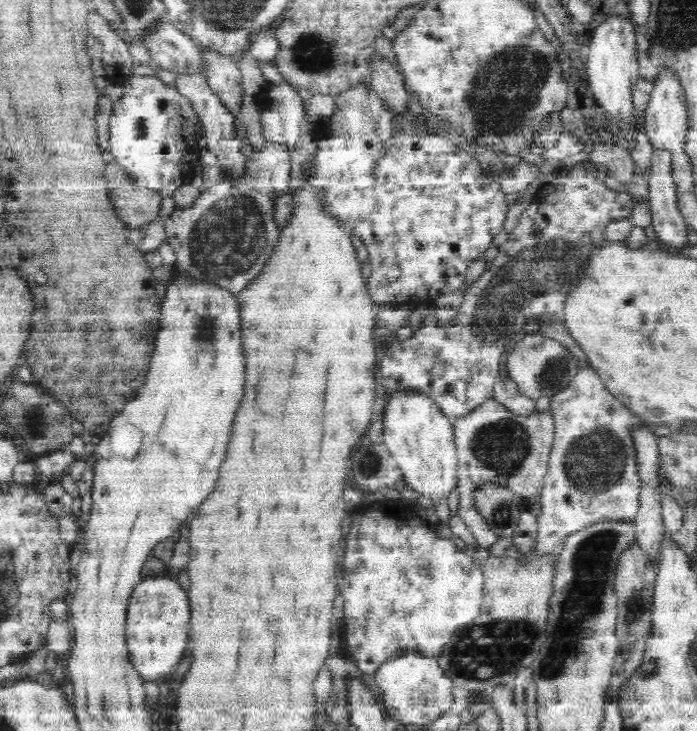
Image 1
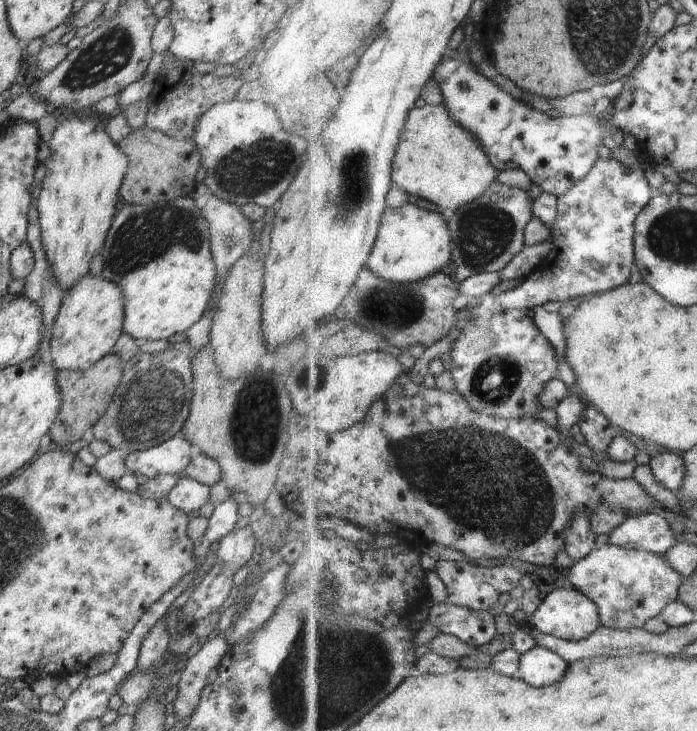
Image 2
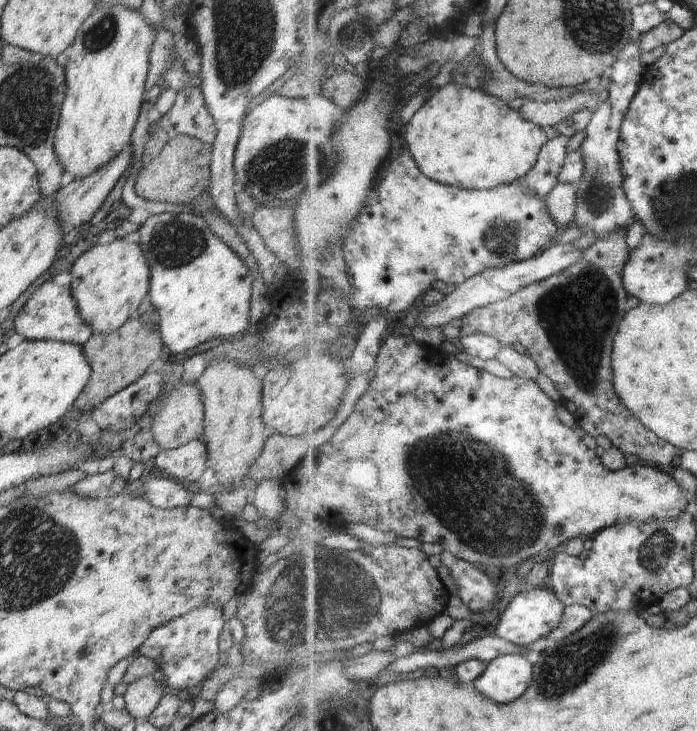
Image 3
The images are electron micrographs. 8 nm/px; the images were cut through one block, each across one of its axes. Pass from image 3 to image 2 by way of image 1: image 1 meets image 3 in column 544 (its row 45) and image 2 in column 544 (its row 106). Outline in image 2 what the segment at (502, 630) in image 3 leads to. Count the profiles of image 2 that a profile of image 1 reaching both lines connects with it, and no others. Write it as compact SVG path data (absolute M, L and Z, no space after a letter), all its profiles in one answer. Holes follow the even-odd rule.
M573 586L571 588L558 587L545 598L540 610L534 615L534 626L542 634L547 633L569 641L581 641L590 638L604 624L596 601Z

